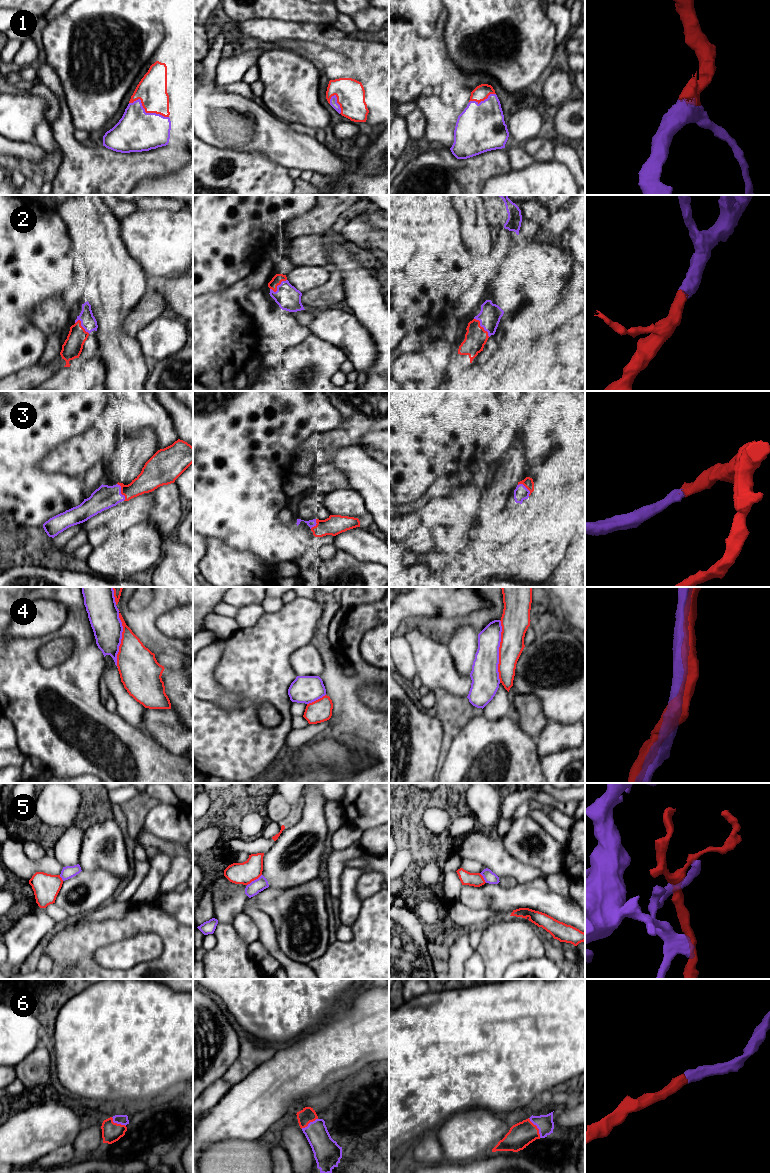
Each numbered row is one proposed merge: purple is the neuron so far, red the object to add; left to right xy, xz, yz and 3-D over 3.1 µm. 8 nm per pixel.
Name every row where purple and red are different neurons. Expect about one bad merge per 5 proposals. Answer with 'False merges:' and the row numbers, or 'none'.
False merges: 5

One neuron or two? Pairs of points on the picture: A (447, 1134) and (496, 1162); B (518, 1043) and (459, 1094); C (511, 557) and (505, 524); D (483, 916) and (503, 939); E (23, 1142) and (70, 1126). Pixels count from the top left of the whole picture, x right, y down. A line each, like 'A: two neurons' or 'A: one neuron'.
A: two neurons
B: one neuron
C: two neurons
D: two neurons
E: one neuron

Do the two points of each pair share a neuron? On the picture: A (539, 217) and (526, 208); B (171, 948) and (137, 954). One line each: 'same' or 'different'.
A: same
B: different

